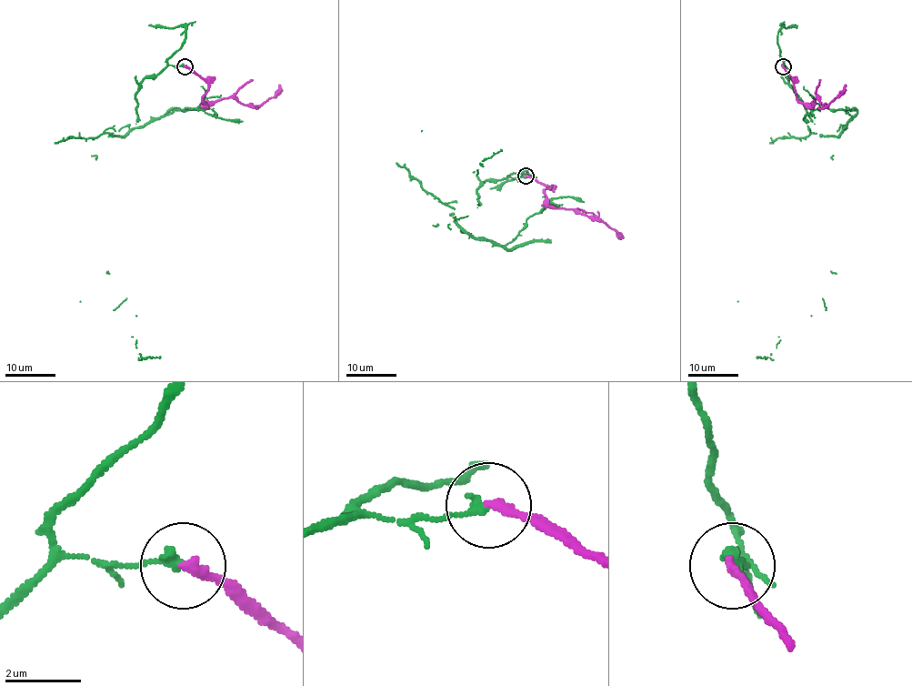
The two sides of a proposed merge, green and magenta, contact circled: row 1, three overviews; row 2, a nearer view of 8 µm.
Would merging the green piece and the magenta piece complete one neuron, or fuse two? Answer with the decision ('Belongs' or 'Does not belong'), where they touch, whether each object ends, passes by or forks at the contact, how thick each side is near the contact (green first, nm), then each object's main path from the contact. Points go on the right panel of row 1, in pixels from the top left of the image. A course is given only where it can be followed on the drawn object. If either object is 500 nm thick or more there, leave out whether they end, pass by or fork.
Does not belong. Place: (783, 66). At the ring green ends. At the ring magenta ends. Thickness 240 nm (green) against 240 nm. Course of green: (783, 65), (815, 124), (809, 130), (819, 134), (832, 156), (811, 316), (769, 357), (756, 357). Course of magenta: (783, 65), (795, 86), (796, 98), (806, 104), (812, 104), (816, 97), (827, 105), (846, 85)

